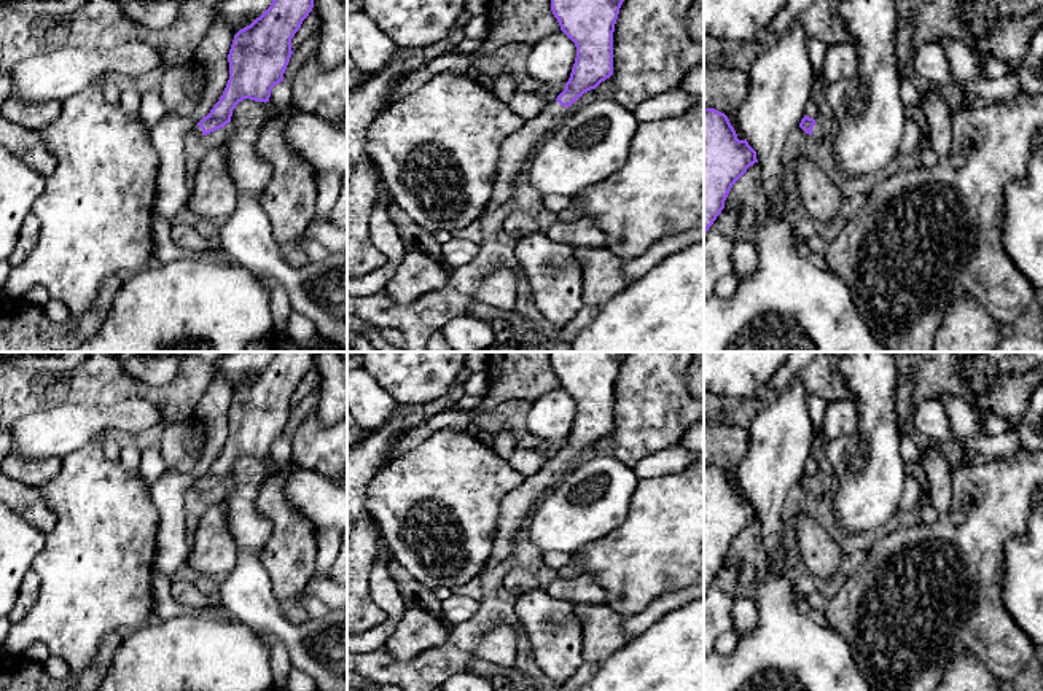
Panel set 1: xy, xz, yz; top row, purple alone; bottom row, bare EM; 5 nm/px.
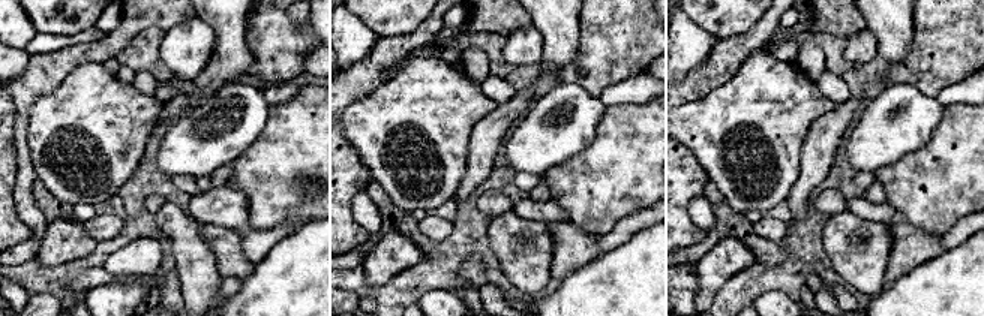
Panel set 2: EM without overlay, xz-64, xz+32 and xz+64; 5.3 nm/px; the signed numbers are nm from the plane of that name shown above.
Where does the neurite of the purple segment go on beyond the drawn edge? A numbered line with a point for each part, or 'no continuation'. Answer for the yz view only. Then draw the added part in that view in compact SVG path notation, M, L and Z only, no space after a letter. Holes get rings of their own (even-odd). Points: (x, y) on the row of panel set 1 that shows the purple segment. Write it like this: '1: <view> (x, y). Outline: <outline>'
1: yz (824, 128). Outline: M820 115L815 119L815 126L812 129L812 137L817 140L830 140L833 137L834 124L830 118L830 115Z

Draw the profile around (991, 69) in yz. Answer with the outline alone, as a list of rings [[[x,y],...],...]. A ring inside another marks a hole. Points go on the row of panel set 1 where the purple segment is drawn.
[[[984,61],[982,64],[982,76],[986,78],[1000,78],[1010,73],[1010,64],[1002,61]]]

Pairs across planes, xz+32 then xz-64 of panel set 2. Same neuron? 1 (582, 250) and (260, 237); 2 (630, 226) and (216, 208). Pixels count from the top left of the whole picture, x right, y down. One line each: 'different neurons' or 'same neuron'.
1: different neurons
2: same neuron

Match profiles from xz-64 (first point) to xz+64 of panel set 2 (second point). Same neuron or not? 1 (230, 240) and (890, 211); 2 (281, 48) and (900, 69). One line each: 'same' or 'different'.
1: different
2: same

